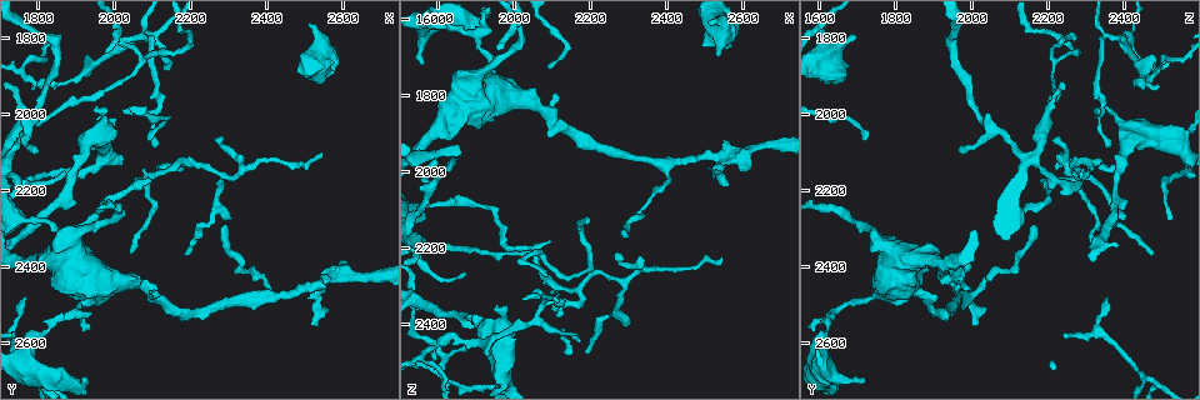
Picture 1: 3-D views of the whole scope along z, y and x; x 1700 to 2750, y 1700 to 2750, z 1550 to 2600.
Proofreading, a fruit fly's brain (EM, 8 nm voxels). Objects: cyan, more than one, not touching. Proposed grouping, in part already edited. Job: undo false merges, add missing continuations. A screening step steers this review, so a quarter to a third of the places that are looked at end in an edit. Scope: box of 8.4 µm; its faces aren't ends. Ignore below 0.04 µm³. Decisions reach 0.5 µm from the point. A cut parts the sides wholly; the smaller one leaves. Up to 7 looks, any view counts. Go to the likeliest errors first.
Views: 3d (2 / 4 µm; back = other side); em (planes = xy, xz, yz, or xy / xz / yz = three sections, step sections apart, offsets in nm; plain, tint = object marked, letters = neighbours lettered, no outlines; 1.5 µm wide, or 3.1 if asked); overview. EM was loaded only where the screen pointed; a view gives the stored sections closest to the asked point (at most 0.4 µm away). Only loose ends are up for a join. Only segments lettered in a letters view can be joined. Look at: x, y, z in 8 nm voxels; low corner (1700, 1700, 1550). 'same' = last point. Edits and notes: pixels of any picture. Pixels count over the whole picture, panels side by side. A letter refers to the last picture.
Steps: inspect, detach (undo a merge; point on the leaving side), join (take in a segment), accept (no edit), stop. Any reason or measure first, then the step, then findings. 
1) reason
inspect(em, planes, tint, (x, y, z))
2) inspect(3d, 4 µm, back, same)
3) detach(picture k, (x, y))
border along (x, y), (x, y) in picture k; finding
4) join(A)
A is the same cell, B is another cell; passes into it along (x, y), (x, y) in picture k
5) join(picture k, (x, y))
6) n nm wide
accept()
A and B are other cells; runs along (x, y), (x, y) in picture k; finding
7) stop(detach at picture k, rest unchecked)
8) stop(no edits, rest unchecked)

branch stops here
inspect(3d, 4 µm, (2130, 1875, 2475))

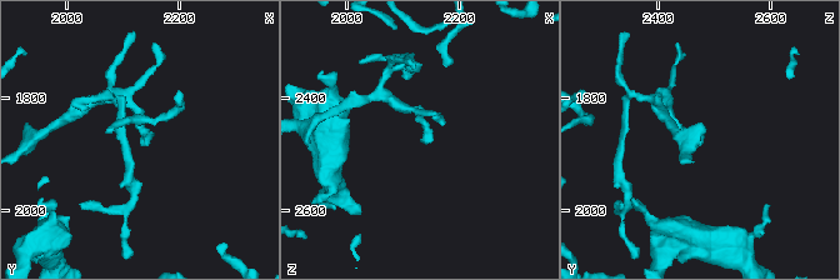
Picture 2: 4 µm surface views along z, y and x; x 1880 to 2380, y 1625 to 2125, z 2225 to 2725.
inspect(em, xy, step 8, letters, (2135, 1880, 2475))

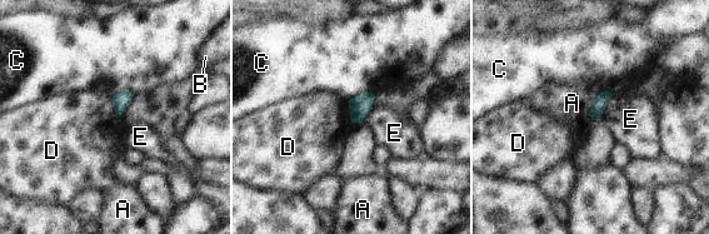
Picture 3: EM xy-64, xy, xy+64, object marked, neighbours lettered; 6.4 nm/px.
another direction
inspect(em, planes, letters, same)

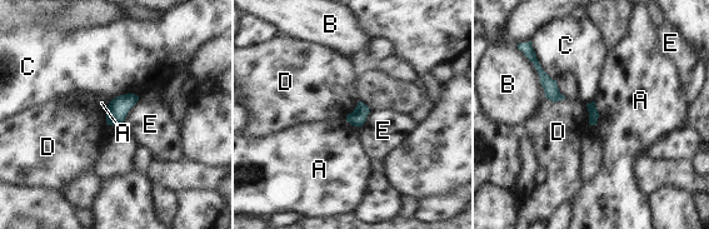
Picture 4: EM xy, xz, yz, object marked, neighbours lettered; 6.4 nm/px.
accept()
A, B, C, D and E are other cells; none of them fits

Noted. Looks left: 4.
an open end
inspect(3d, 4 µm, (1875, 2150, 2270))

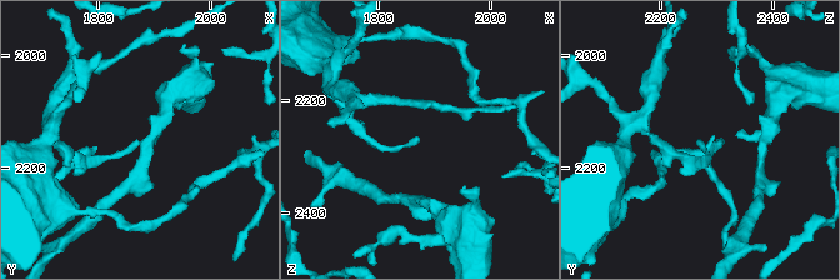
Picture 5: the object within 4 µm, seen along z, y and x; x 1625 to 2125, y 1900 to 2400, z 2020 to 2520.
inspect(em, planes, letters, (1875, 2150, 2265))

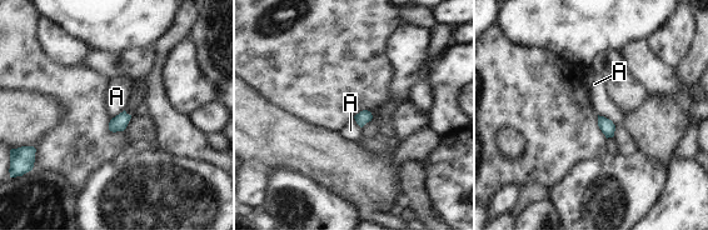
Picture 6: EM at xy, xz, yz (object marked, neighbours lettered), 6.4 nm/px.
accept()
A is another cell; border along (598, 114), (608, 118), (616, 125) in picture 6; none of them fits

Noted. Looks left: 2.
tapers out
inspect(em, yz, step 8, letters, (2290, 2290, 2155))

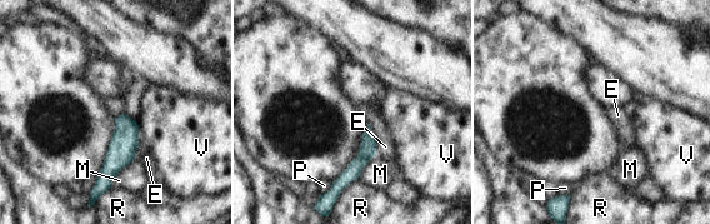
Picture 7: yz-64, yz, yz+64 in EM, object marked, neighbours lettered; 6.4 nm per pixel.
V touches over 260 nm
accept()
E, M, P, R and V are other cells; no lettered segment goes on from it

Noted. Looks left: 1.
stop(no edits, rest unchecked)

